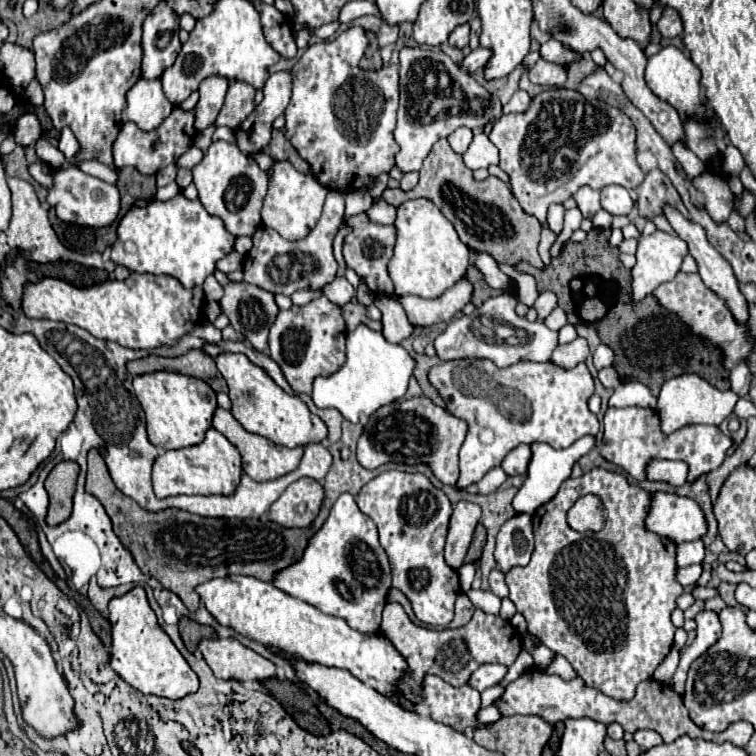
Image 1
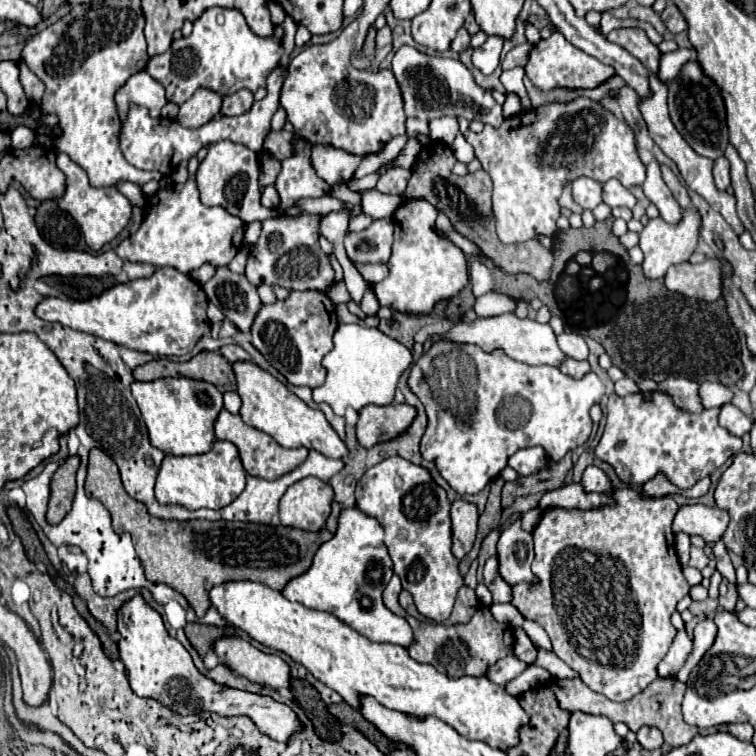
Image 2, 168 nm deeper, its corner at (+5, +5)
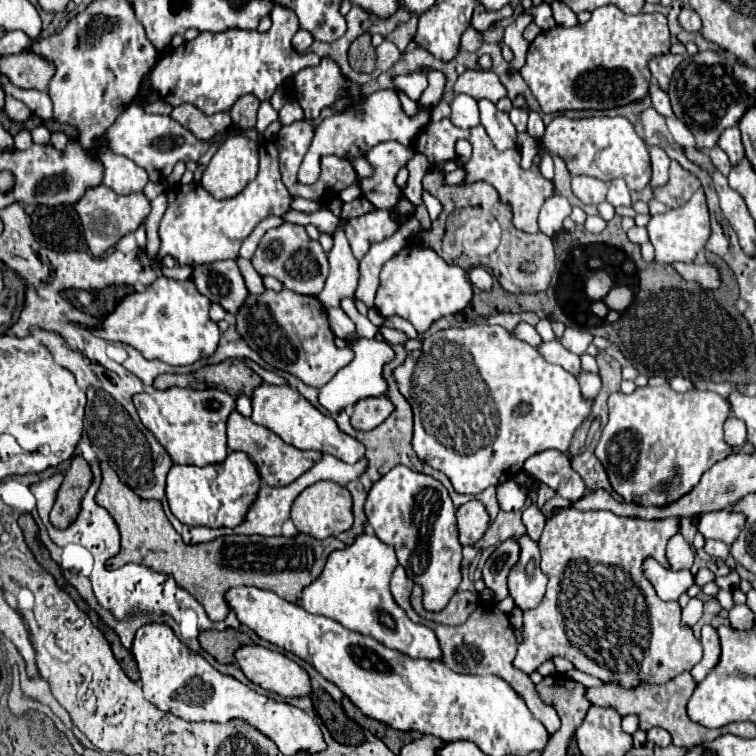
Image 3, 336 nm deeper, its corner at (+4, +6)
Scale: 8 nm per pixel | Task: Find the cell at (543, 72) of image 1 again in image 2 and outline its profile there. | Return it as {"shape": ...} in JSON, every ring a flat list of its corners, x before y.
{"shape":[[554,31,548,39,540,39,532,51,530,59,526,63,526,75,540,91,550,91,556,87,564,89,594,89,614,77,614,69,610,65,602,65,592,55,586,55,578,47,574,47,560,31]]}

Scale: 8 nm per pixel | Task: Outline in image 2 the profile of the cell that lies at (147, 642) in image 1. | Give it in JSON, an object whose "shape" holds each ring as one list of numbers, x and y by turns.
{"shape":[[140,595,132,597,118,611,118,631,120,631,120,643,118,643,120,659,128,671,130,687,138,697,156,699,168,709,178,709,178,713,184,717,204,711,216,713,220,717,246,715,254,721,254,725,262,735,282,743,286,743,292,735,304,729,302,723,298,721,298,715,288,705,278,703,272,697,234,689,204,677,196,669,184,645,168,635,160,613,154,611]]}

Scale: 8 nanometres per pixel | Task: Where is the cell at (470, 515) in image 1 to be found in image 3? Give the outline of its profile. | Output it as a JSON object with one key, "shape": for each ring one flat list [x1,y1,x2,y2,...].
{"shape":[[469,500,457,508,457,526,459,526,459,542,463,546,473,546,481,540,487,530,489,514,479,500]]}

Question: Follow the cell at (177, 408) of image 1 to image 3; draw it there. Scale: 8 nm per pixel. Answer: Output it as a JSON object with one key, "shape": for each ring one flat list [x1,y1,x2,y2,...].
{"shape":[[167,388,147,390,133,396,133,404,139,412,145,428,157,438,157,442,169,452,175,464,205,466,221,462,227,456,225,422,235,410,235,398,217,388,193,390,193,388]]}

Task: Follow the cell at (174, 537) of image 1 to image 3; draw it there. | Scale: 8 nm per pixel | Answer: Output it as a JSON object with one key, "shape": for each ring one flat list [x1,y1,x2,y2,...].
{"shape":[[101,462,101,486,95,502,103,506,119,526,121,562,145,564,155,572,173,576,177,586,187,590,205,608,211,620,223,620,229,614,223,594,231,586,257,586,275,592,283,600,295,602,299,592,321,574,329,552,345,546,337,538,317,540,309,534,297,534,291,538,229,534,203,544,185,544,165,518,161,504,139,498,133,488,119,480,109,462]]}

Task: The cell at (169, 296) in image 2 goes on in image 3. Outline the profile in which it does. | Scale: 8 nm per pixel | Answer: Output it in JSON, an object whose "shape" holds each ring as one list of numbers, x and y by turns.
{"shape":[[161,274,143,292,121,298,115,310,109,312,99,326,91,328,91,332,99,338,133,346,147,360,157,358,173,366,187,366,203,356,211,356,219,344,221,332,217,322,209,318,209,304,209,298,203,296,191,280,179,282]]}

